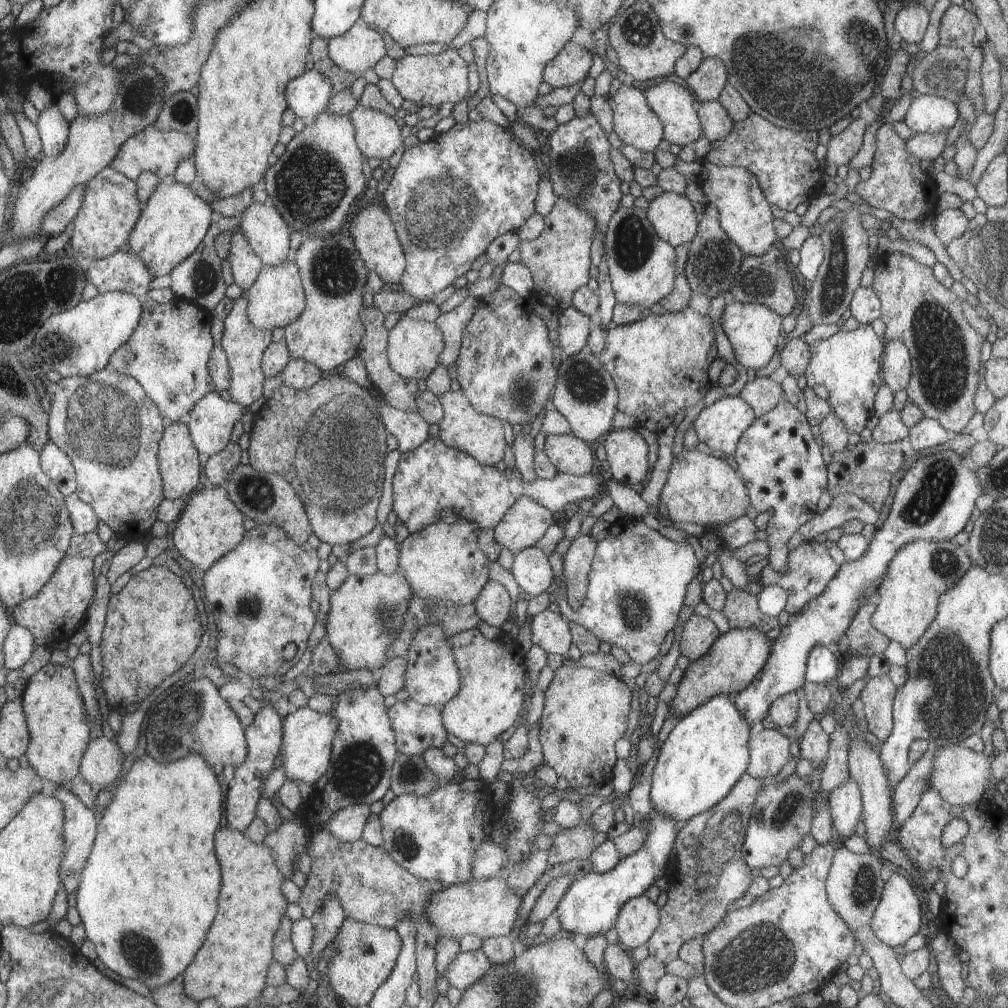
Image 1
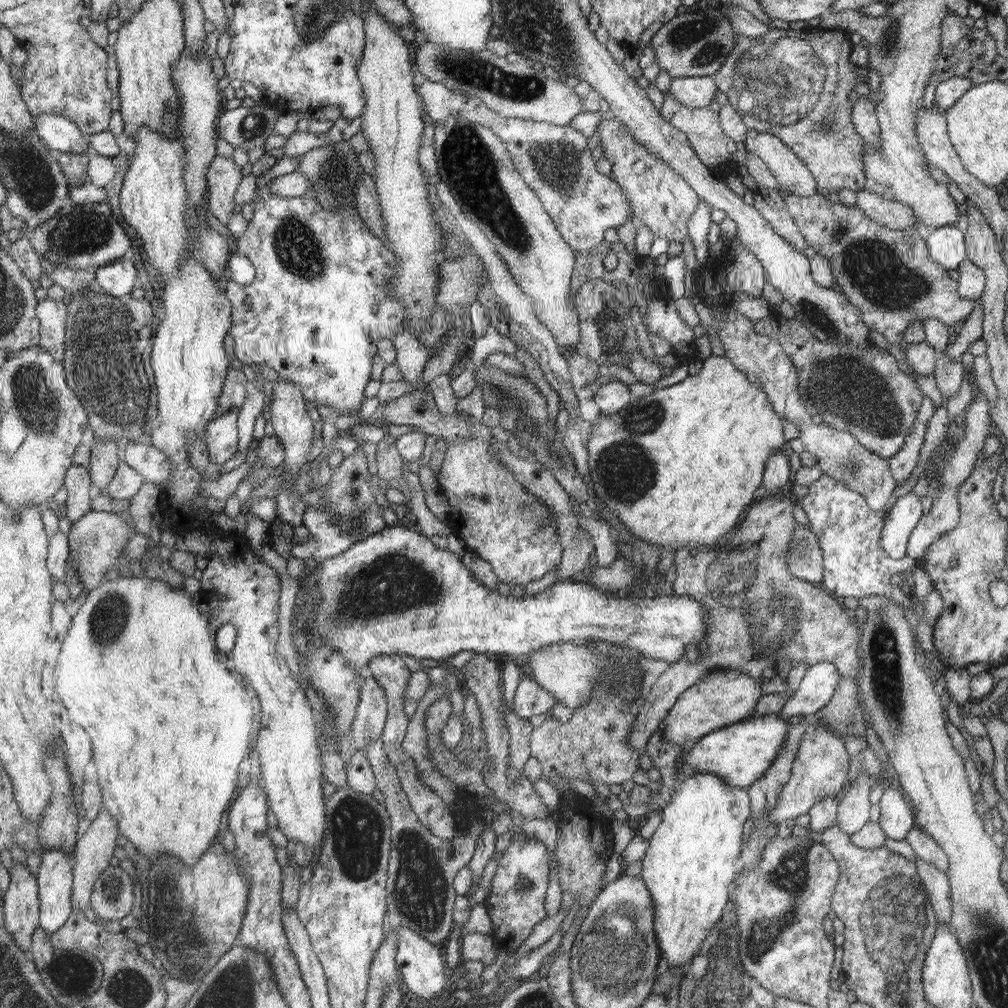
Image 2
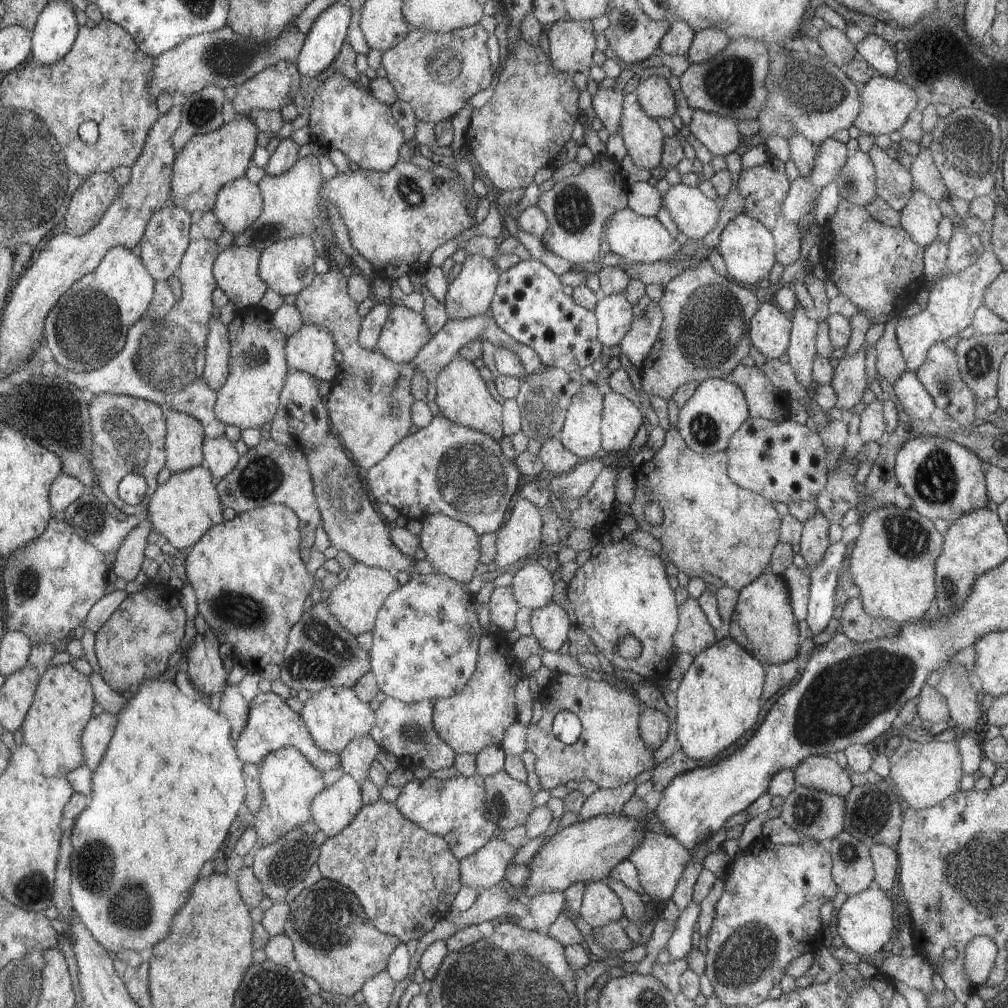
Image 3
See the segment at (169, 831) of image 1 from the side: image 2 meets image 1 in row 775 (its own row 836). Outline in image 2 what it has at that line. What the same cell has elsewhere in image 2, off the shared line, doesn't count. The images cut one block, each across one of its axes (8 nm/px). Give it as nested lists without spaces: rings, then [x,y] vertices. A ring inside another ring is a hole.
[[[146,576],[118,577],[112,581],[104,580],[100,587],[88,593],[88,598],[85,598],[84,604],[72,617],[71,627],[62,646],[63,653],[59,655],[60,662],[55,668],[58,696],[62,705],[68,709],[70,717],[90,736],[92,761],[97,768],[97,781],[103,795],[103,809],[114,815],[120,834],[126,836],[144,856],[154,858],[154,854],[168,853],[174,854],[174,859],[182,861],[184,865],[196,864],[218,834],[222,814],[236,792],[238,764],[246,756],[246,746],[254,724],[254,712],[250,712],[244,704],[246,692],[242,684],[232,676],[233,672],[216,660],[218,646],[215,636],[210,636],[206,616],[192,604],[192,598],[188,598],[180,587],[172,587],[166,581]]]

